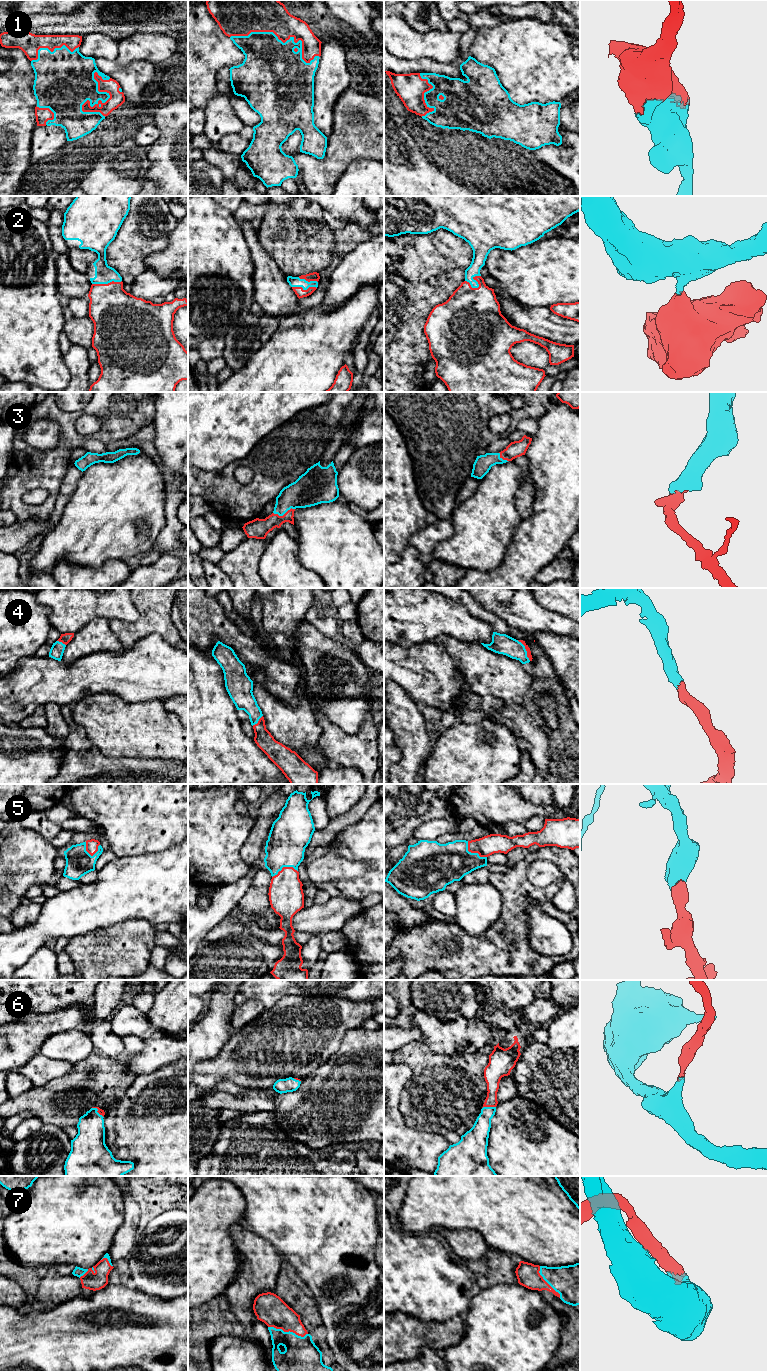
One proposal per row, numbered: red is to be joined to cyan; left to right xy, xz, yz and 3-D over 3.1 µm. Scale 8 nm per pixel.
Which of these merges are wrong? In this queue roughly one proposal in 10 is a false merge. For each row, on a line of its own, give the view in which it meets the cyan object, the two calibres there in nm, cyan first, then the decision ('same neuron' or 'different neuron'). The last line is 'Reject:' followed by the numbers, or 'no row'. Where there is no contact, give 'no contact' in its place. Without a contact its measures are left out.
1: xy | 360/120 nm | same neuron
2: yz | 110/460 nm | same neuron
3: xz | 240/160 nm | same neuron
4: yz | 160/40 nm | same neuron
5: yz | 320/160 nm | same neuron
6: yz | 170/130 nm | same neuron
7: xz | 280/240 nm | same neuron
Reject: no row

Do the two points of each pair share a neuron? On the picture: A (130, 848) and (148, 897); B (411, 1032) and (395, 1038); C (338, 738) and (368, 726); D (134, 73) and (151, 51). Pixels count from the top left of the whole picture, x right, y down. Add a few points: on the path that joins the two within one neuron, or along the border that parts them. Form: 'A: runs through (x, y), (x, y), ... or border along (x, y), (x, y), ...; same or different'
A: border along (155, 851), (117, 857); different
B: runs through (407, 1034), (399, 1036); same
C: runs through (346, 738), (357, 738), (361, 734); same
D: border along (154, 64), (144, 60), (135, 60), (121, 66); different

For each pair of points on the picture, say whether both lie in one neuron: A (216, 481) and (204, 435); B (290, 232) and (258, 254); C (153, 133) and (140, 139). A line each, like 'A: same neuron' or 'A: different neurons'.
A: different neurons
B: different neurons
C: same neuron

